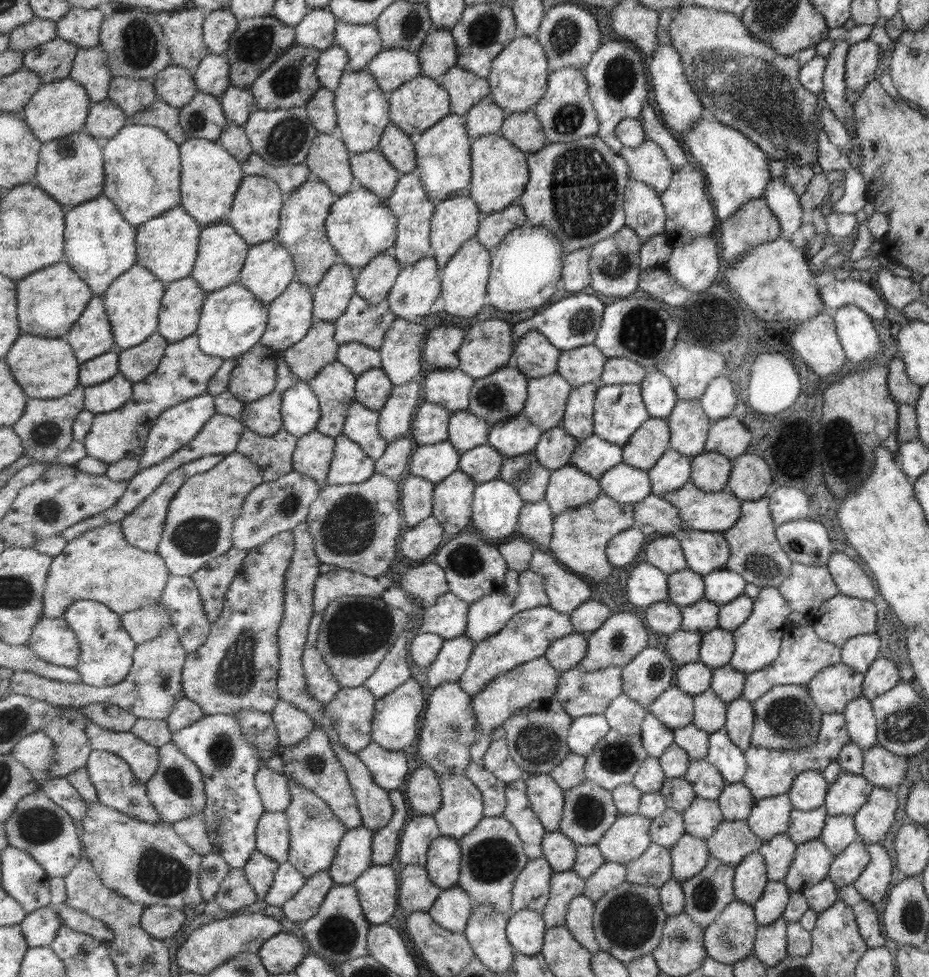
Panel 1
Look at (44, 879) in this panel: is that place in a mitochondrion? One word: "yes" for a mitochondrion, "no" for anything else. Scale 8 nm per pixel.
no

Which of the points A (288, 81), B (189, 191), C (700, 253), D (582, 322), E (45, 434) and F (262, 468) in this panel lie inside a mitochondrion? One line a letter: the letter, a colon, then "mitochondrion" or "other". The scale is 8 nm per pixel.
A: mitochondrion
B: other
C: other
D: mitochondrion
E: mitochondrion
F: other

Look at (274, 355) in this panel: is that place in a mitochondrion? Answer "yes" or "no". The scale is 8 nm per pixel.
no

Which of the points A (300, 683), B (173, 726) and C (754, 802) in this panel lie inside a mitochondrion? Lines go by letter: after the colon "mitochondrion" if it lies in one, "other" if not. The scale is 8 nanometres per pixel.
A: other
B: other
C: other

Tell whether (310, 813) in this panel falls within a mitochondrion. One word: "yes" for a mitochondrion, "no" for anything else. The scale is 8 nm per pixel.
yes

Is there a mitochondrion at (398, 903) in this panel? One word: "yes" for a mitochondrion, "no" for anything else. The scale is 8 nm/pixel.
no

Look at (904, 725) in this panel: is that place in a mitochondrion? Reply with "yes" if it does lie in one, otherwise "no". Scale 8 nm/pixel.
yes

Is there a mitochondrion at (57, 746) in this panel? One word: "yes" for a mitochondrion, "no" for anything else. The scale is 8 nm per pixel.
no

